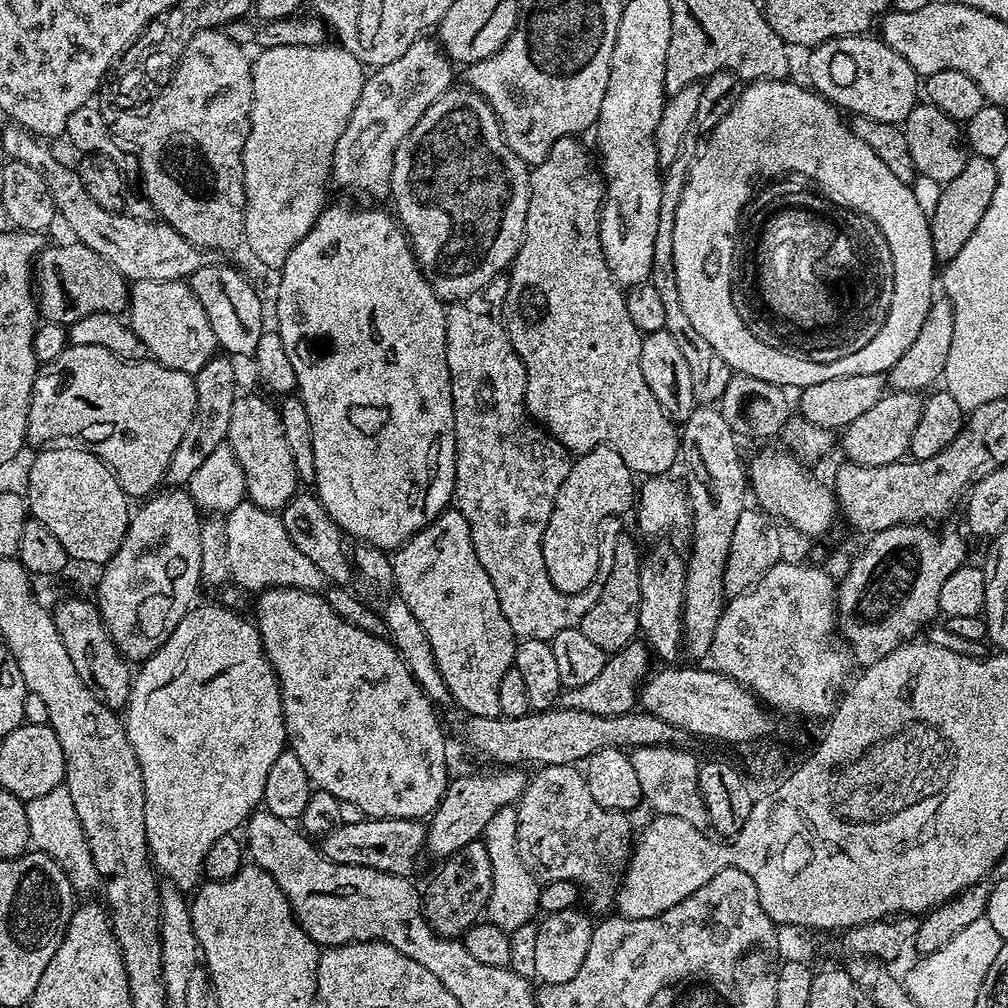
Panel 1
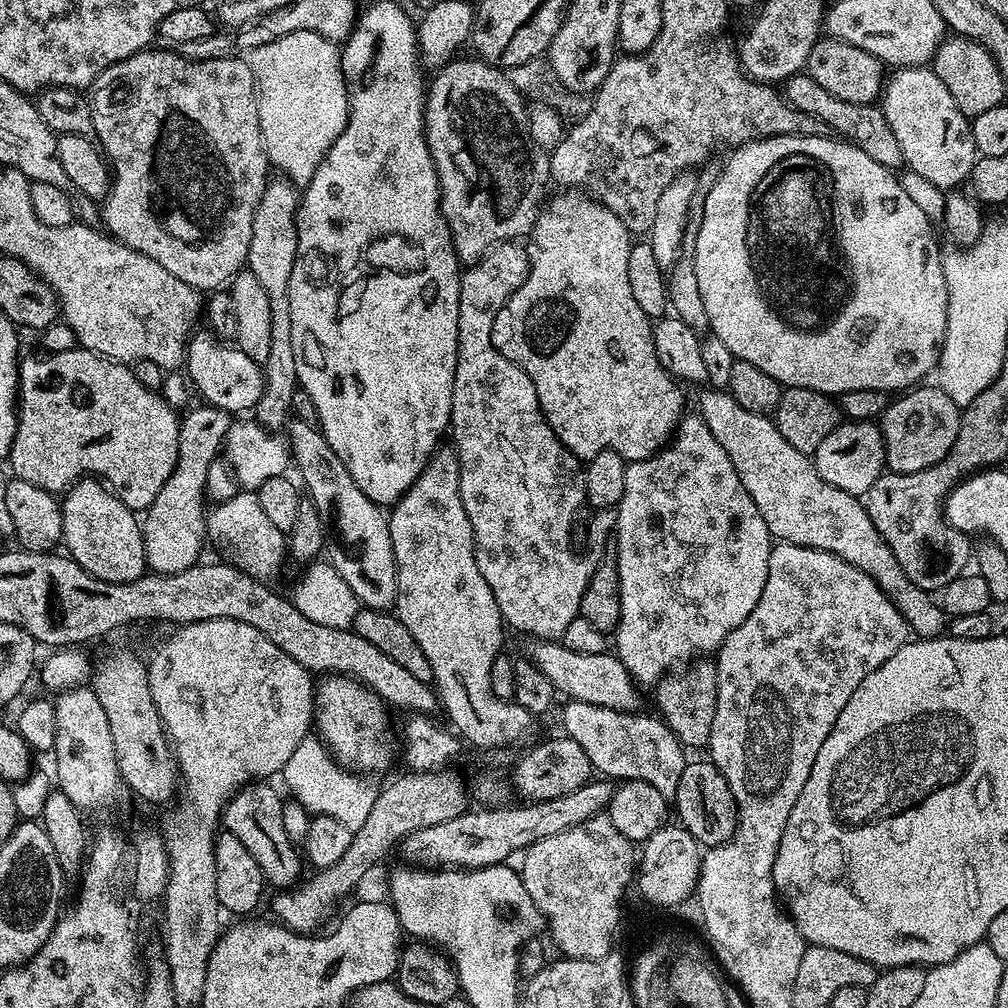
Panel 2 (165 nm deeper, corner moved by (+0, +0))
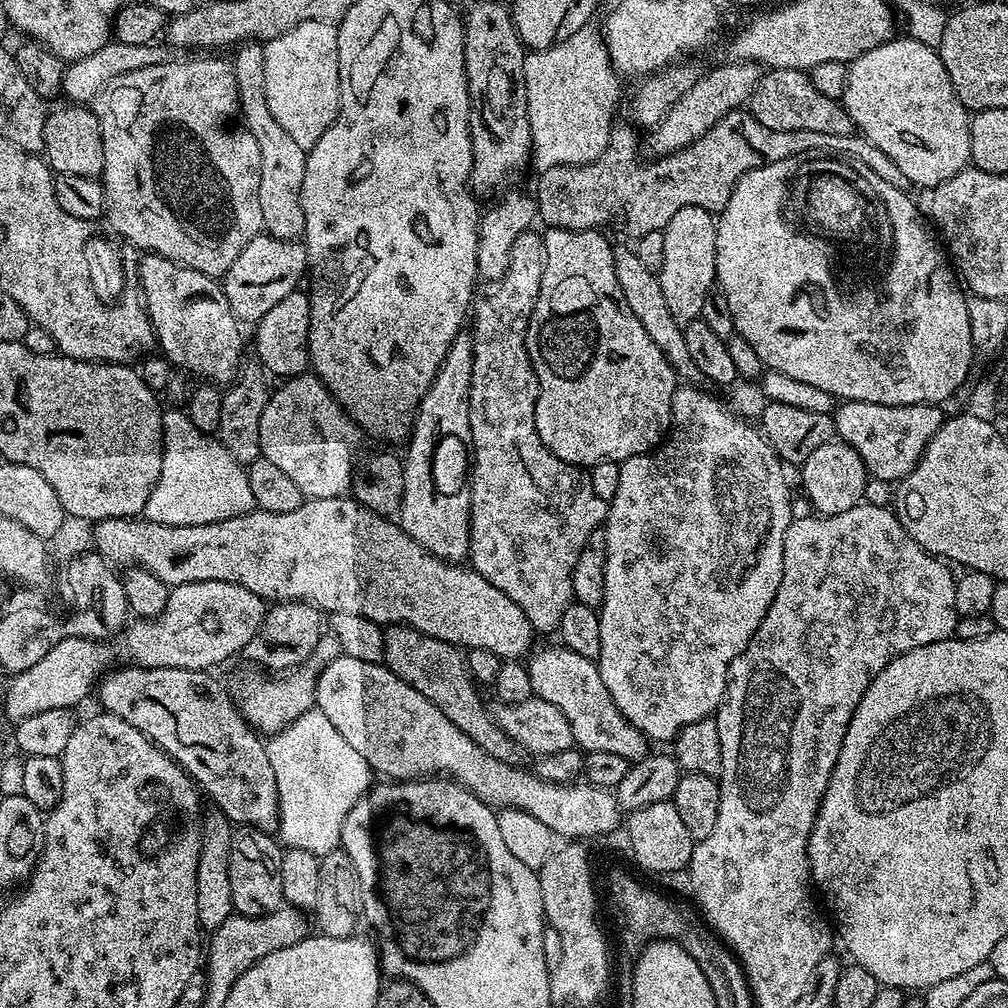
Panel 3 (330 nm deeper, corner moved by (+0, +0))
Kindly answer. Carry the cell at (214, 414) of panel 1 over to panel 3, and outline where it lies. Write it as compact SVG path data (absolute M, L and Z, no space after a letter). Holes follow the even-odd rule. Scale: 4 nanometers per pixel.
M267 234L250 238L242 254L234 258L230 270L222 277L222 287L230 302L230 310L244 326L255 326L265 314L266 303L286 298L286 294L297 291L305 279L308 266L308 250L299 239L283 240Z

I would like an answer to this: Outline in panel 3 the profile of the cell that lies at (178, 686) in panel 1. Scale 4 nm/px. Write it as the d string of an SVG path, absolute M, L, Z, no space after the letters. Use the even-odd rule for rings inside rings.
M332 634L321 635L318 646L310 654L305 664L283 674L260 674L264 676L248 676L234 688L234 703L244 721L257 733L275 734L286 726L290 726L302 714L306 714L316 703L316 683L320 671L341 655L340 643Z

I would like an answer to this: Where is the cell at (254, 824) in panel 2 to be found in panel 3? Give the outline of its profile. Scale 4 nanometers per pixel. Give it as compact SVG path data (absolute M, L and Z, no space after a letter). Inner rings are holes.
M116 666L99 681L98 696L99 692L99 707L103 711L130 722L130 726L134 726L166 752L192 777L199 791L216 803L213 805L233 825L257 828L269 834L277 831L280 822L278 786L274 782L274 766L270 766L265 741L244 721L229 689L227 692L212 674L177 668Z

